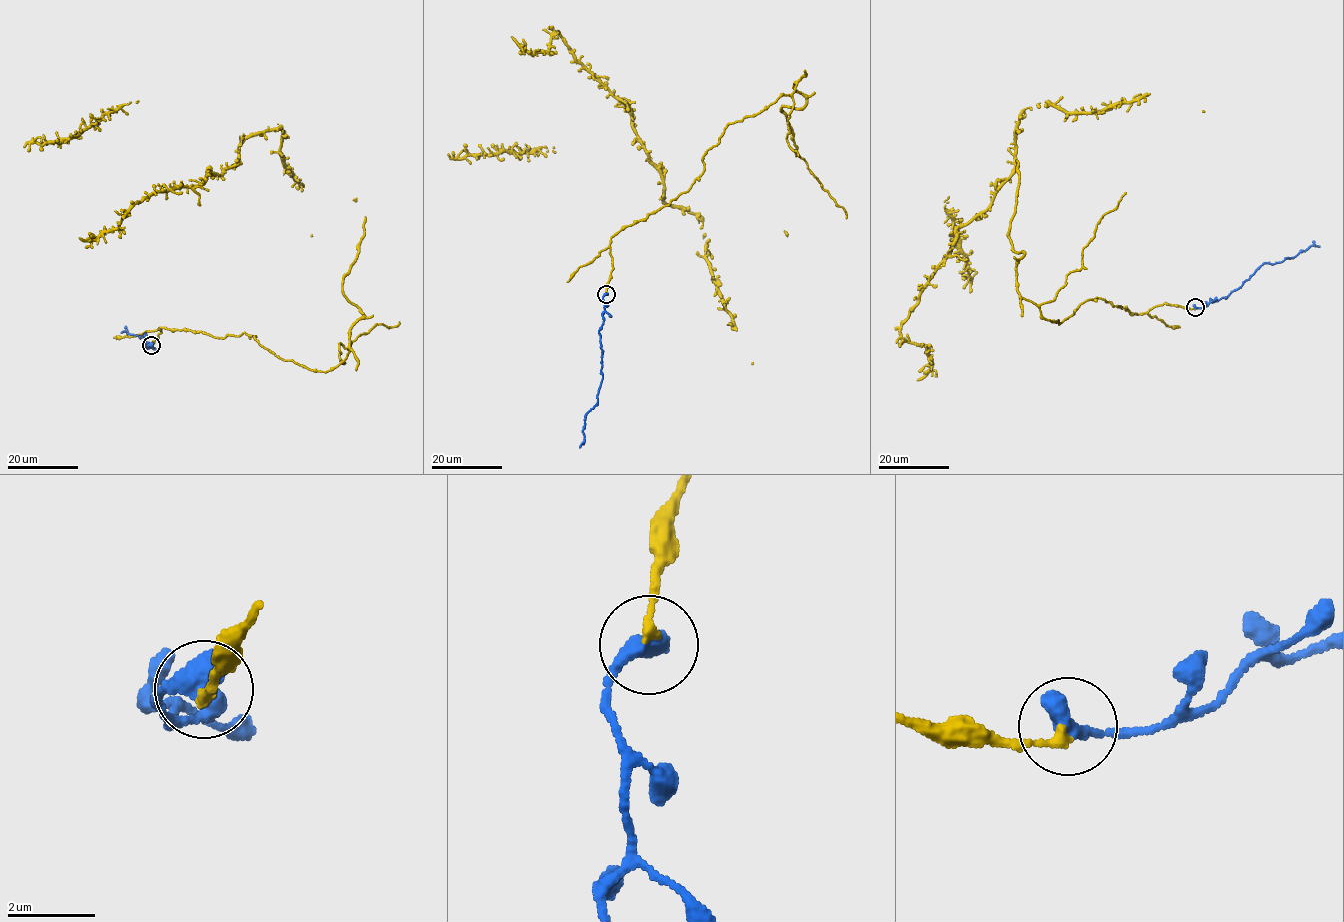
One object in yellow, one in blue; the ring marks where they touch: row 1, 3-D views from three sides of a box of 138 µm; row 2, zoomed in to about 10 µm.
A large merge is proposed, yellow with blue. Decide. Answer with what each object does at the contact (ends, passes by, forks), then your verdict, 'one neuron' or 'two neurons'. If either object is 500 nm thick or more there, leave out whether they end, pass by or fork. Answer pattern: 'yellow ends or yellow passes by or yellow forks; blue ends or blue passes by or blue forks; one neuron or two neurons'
one neuron

